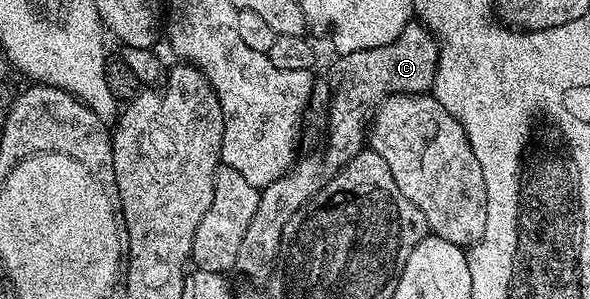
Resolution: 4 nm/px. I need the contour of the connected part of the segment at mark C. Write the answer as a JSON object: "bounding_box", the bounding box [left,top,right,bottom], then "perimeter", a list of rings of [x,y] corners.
{"bounding_box":[234,20,439,278],"perimeter":[[[411,20],[384,48],[364,48],[360,52],[348,52],[335,57],[326,74],[326,86],[317,87],[312,102],[314,118],[326,122],[314,130],[315,150],[304,158],[299,157],[289,172],[272,184],[261,187],[256,204],[256,216],[244,232],[240,252],[236,252],[234,270],[246,278],[269,278],[274,263],[278,261],[280,240],[288,220],[309,198],[316,196],[348,160],[352,160],[368,142],[368,127],[375,110],[393,94],[424,94],[434,85],[434,73],[438,71],[439,41],[421,22]]]}

